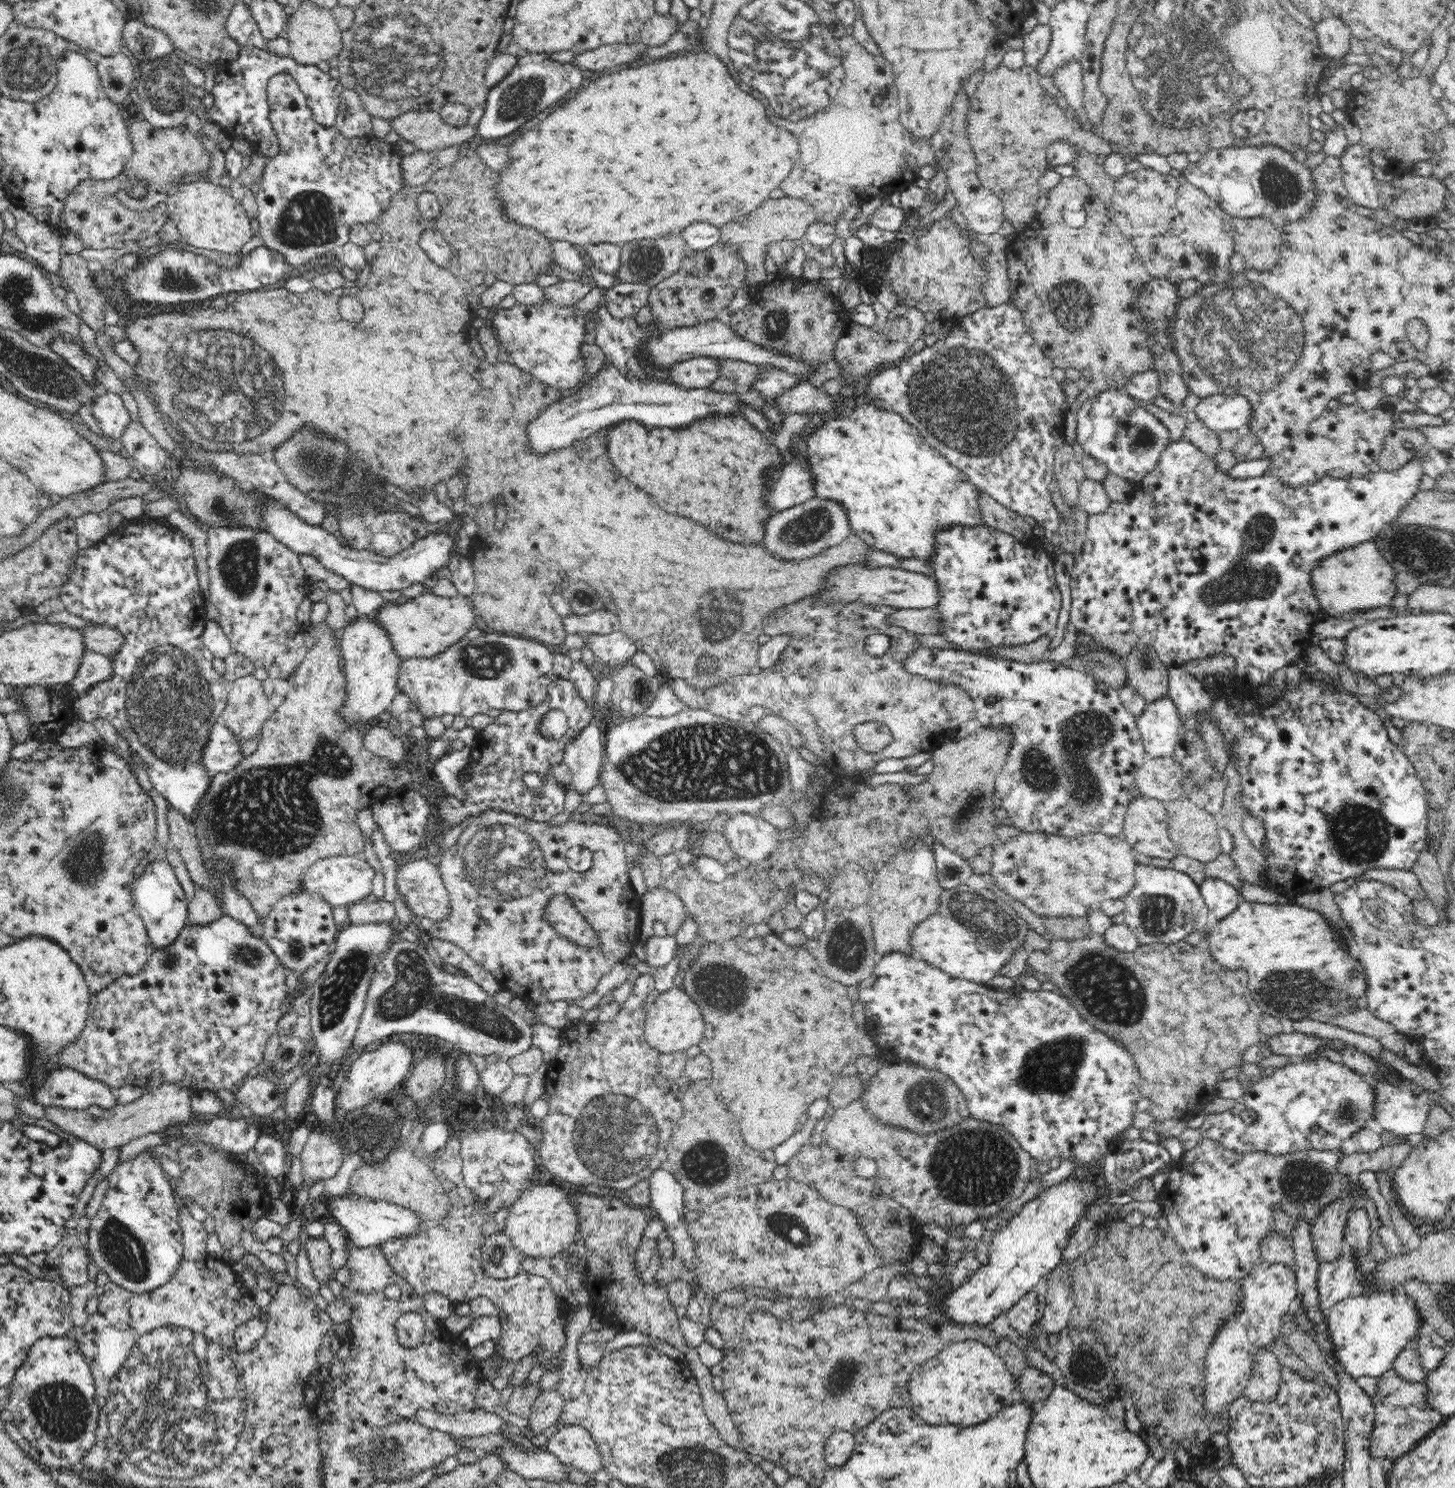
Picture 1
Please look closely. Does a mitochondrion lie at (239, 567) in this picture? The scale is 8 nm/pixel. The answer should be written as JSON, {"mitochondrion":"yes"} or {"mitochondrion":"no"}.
{"mitochondrion":"yes"}

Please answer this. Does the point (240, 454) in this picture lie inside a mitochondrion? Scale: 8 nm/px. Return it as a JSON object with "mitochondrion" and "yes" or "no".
{"mitochondrion":"yes"}

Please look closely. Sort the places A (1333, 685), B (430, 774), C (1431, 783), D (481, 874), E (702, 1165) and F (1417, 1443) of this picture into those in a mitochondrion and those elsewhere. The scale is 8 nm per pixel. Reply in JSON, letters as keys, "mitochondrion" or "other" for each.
{"A":"other","B":"other","C":"other","D":"mitochondrion","E":"mitochondrion","F":"other"}

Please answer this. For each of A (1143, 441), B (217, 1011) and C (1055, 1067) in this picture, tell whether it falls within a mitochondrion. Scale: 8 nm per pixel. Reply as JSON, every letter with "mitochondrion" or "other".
{"A":"mitochondrion","B":"other","C":"mitochondrion"}

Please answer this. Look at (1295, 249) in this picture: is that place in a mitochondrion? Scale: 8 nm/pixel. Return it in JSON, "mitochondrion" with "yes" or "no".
{"mitochondrion":"no"}

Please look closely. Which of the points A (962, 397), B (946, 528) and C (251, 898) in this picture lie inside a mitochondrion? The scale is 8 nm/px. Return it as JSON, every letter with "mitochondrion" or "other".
{"A":"mitochondrion","B":"other","C":"other"}

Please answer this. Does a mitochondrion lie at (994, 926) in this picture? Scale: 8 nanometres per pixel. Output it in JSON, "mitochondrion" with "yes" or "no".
{"mitochondrion":"yes"}

